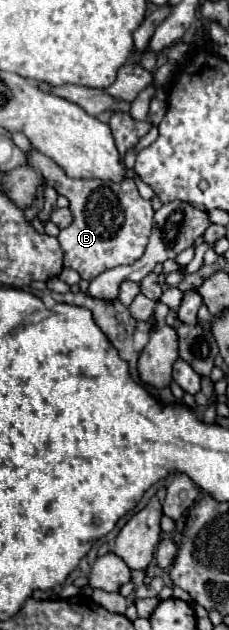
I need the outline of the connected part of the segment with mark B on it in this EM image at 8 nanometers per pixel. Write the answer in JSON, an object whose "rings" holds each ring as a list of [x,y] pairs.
{"rings":[[[28,151],[28,165],[38,169],[46,185],[56,187],[60,195],[70,201],[72,223],[60,231],[58,241],[64,251],[64,267],[70,267],[80,273],[82,279],[92,281],[102,271],[132,265],[144,255],[150,231],[154,209],[150,201],[142,199],[136,183],[126,179],[124,183],[110,183],[100,179],[70,179],[52,159],[46,159],[40,151]]]}

